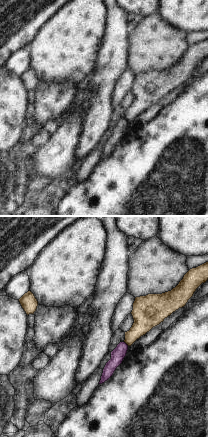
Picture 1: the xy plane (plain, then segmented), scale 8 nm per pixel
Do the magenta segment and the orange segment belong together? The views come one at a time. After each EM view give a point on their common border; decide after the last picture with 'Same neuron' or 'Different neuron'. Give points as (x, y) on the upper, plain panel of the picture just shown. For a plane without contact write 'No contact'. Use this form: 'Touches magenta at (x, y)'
Touches magenta at (125, 119)

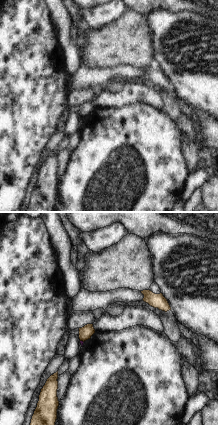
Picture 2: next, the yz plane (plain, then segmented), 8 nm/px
Touches magenta at (82, 117)

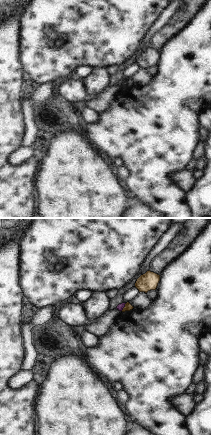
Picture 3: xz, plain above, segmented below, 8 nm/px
Touches magenta at (124, 82)

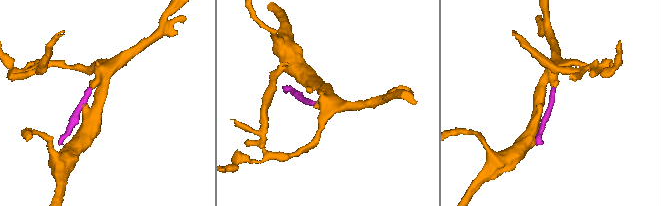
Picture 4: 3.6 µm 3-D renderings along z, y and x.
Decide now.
Different neuron

